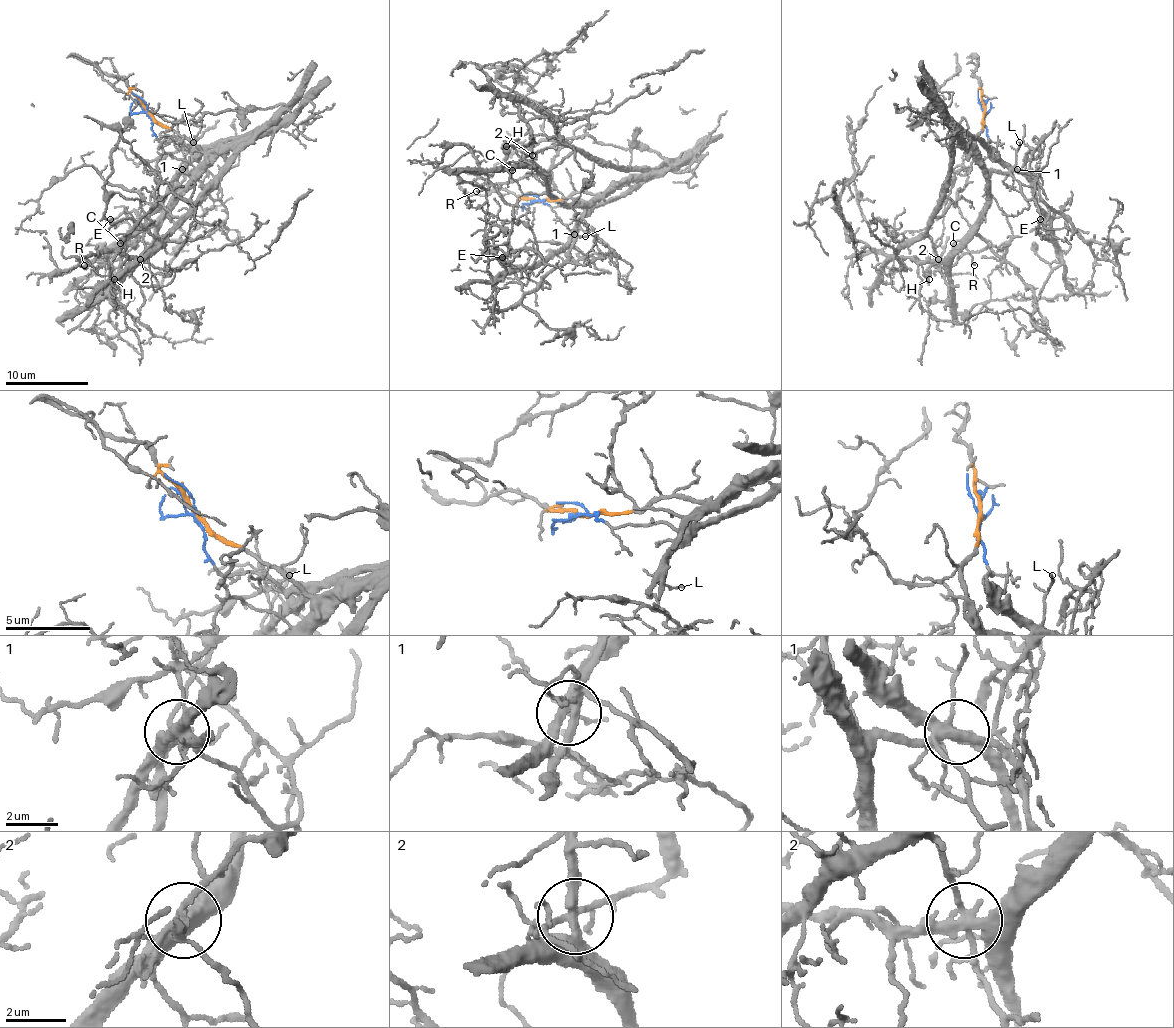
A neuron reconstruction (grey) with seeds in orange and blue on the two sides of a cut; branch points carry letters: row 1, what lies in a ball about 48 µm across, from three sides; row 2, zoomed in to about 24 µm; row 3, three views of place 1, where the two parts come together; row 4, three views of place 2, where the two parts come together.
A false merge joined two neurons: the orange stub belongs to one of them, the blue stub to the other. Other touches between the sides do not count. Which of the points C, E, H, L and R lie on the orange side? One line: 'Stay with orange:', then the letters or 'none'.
Stay with orange: C, H, R

